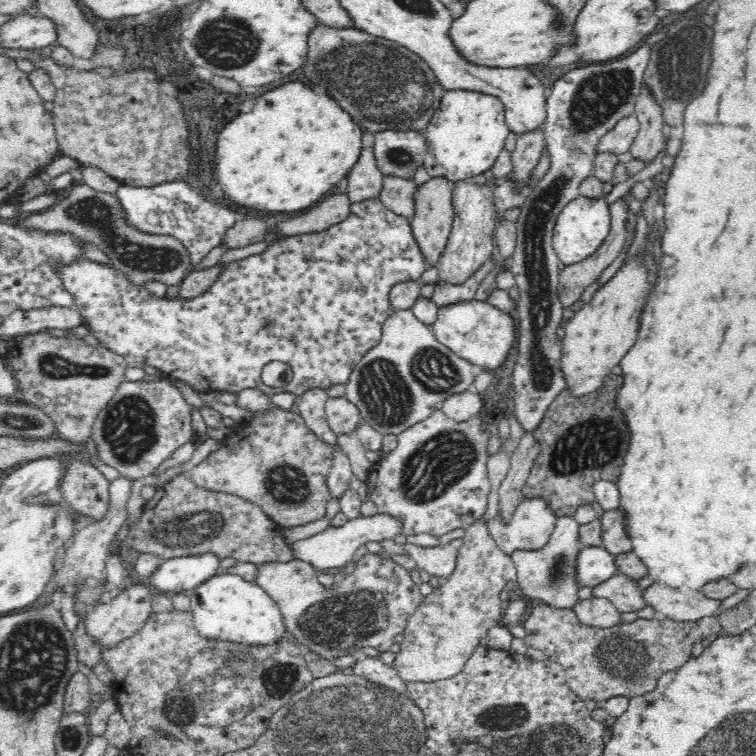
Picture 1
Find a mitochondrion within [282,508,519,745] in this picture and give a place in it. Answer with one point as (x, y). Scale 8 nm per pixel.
(362, 614)

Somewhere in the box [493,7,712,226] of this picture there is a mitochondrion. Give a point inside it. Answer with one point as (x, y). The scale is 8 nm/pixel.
(676, 73)

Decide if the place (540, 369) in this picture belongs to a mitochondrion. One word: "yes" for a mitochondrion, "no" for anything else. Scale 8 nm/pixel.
yes

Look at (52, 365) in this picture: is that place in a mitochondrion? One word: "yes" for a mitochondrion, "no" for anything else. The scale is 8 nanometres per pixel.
yes

